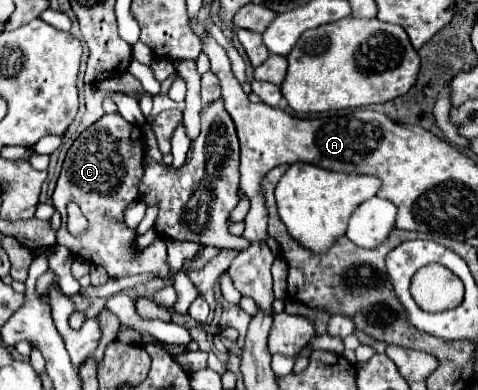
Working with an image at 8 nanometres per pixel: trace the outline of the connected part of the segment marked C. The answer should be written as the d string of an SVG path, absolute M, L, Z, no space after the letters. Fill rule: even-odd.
M104 115L84 133L80 133L80 137L68 149L60 179L52 195L54 207L62 215L62 225L58 229L58 245L68 247L74 257L86 259L92 265L102 265L110 277L128 277L148 271L154 271L160 277L170 275L164 239L156 239L146 249L138 249L136 229L130 229L124 223L126 207L138 199L138 183L144 171L142 157L142 129L138 125L128 123L120 115ZM68 203L76 203L88 219L88 231L82 237L72 237L66 229Z

